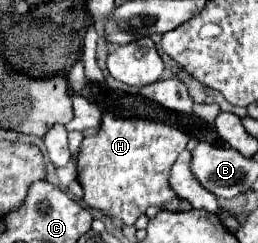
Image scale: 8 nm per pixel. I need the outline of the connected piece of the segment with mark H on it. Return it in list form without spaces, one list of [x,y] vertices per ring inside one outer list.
[[[105,114],[99,134],[83,140],[77,160],[77,180],[85,190],[85,204],[109,212],[111,218],[119,218],[127,226],[133,226],[149,206],[163,208],[175,196],[167,178],[187,142],[189,136],[171,124]]]

